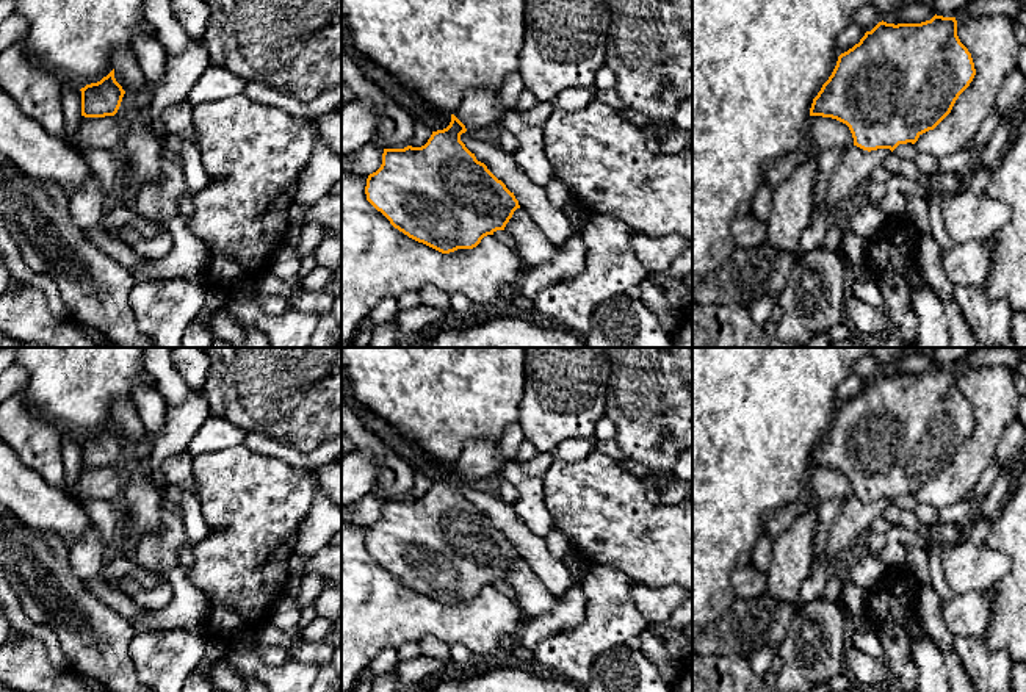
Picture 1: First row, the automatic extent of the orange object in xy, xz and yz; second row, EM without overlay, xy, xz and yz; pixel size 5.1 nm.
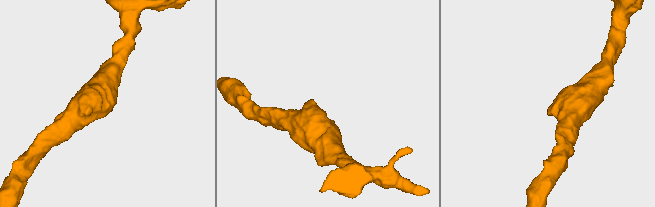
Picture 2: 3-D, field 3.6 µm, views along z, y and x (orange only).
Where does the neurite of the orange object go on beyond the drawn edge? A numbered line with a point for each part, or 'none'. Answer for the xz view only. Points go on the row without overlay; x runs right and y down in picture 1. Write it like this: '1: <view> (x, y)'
1: xz (480, 457)

